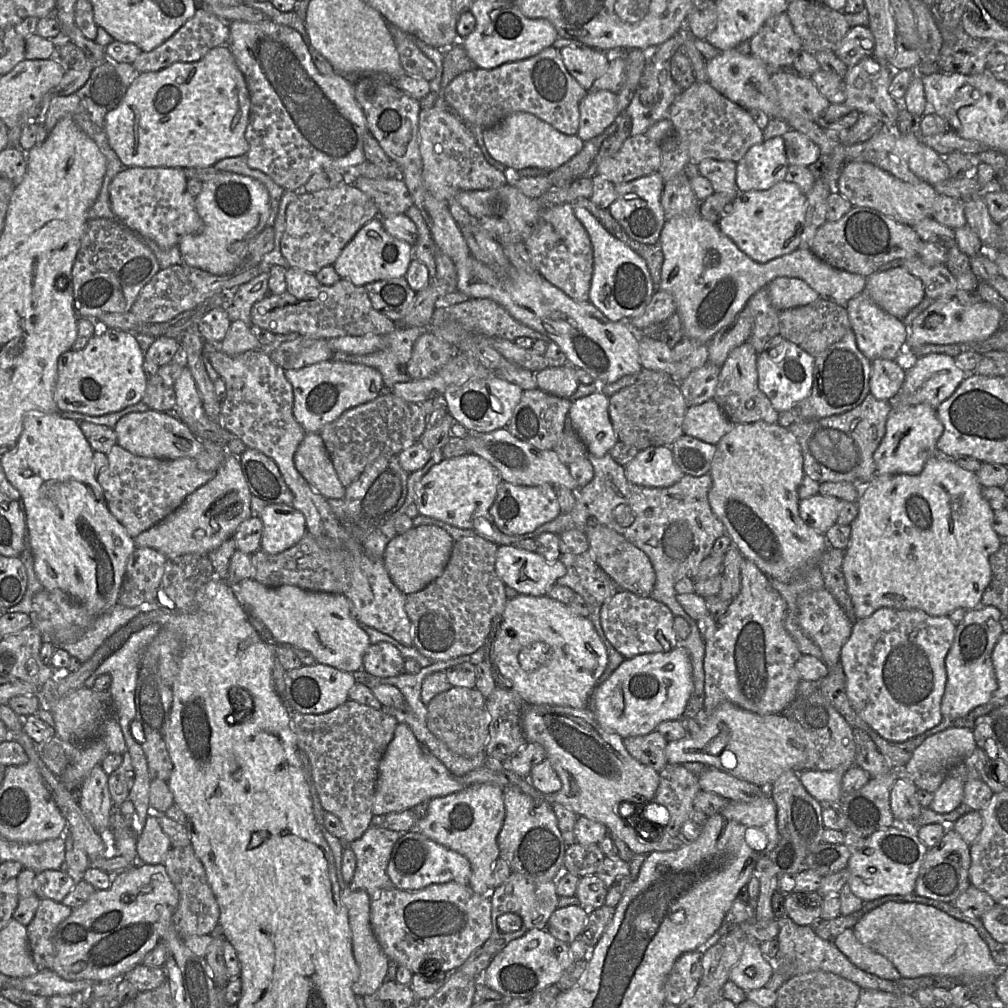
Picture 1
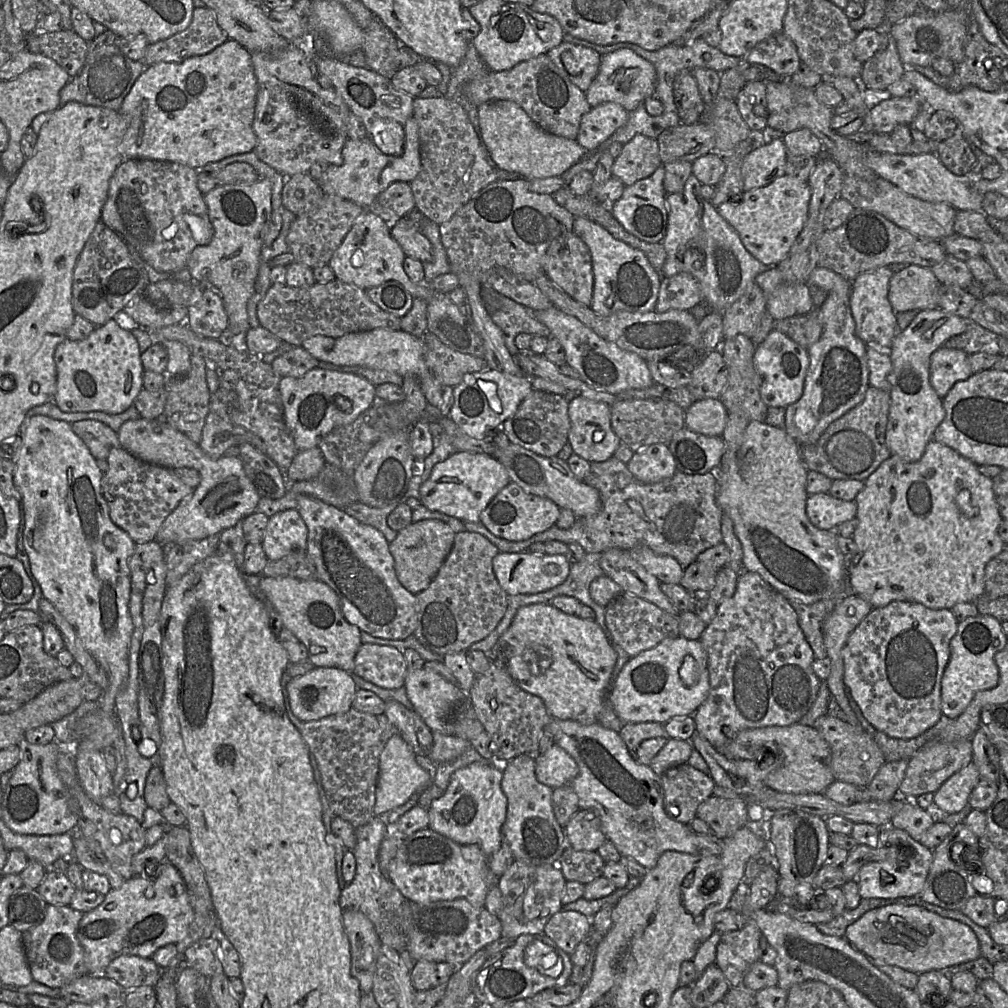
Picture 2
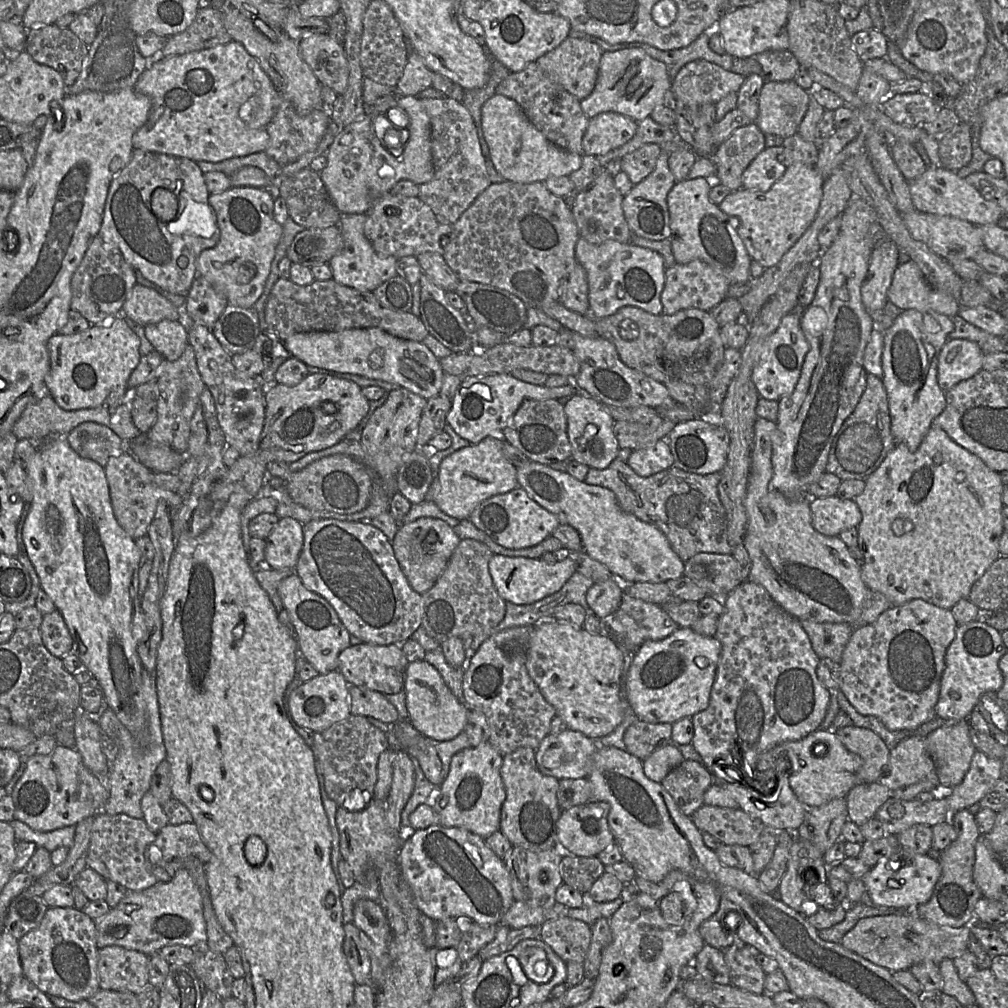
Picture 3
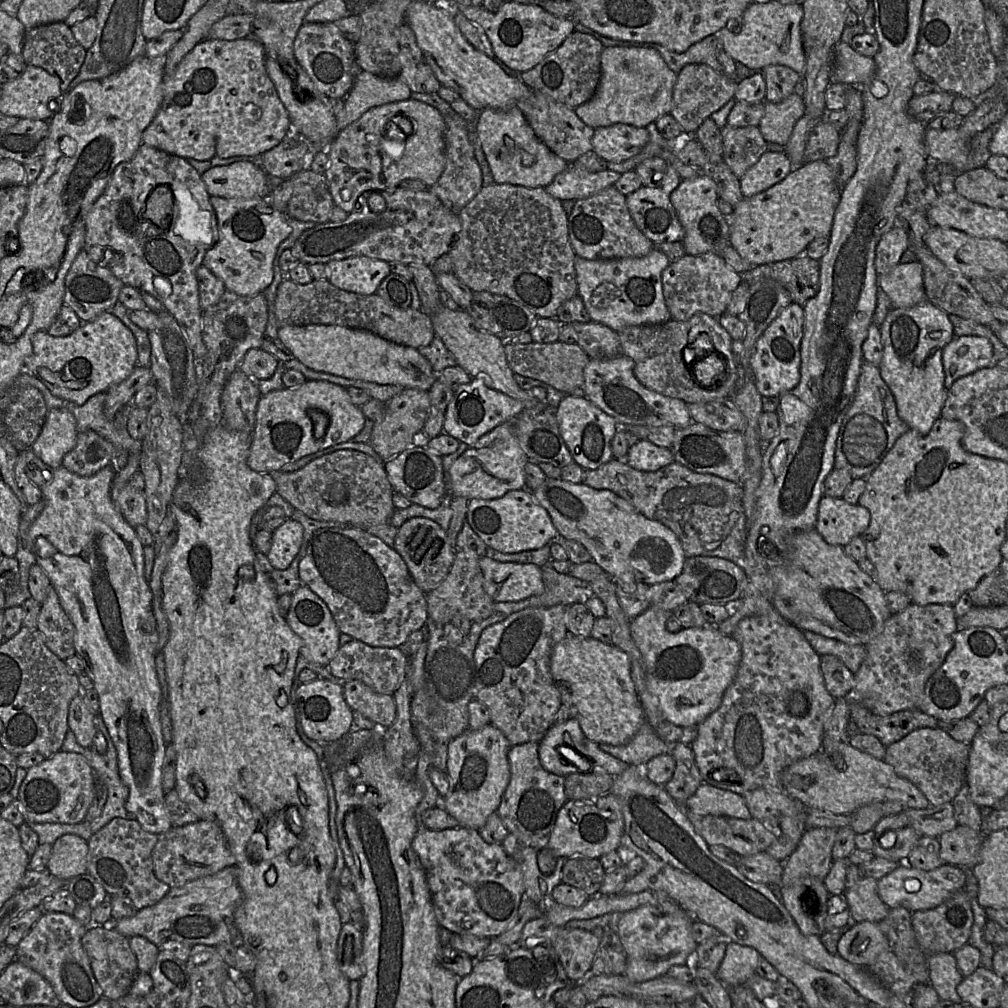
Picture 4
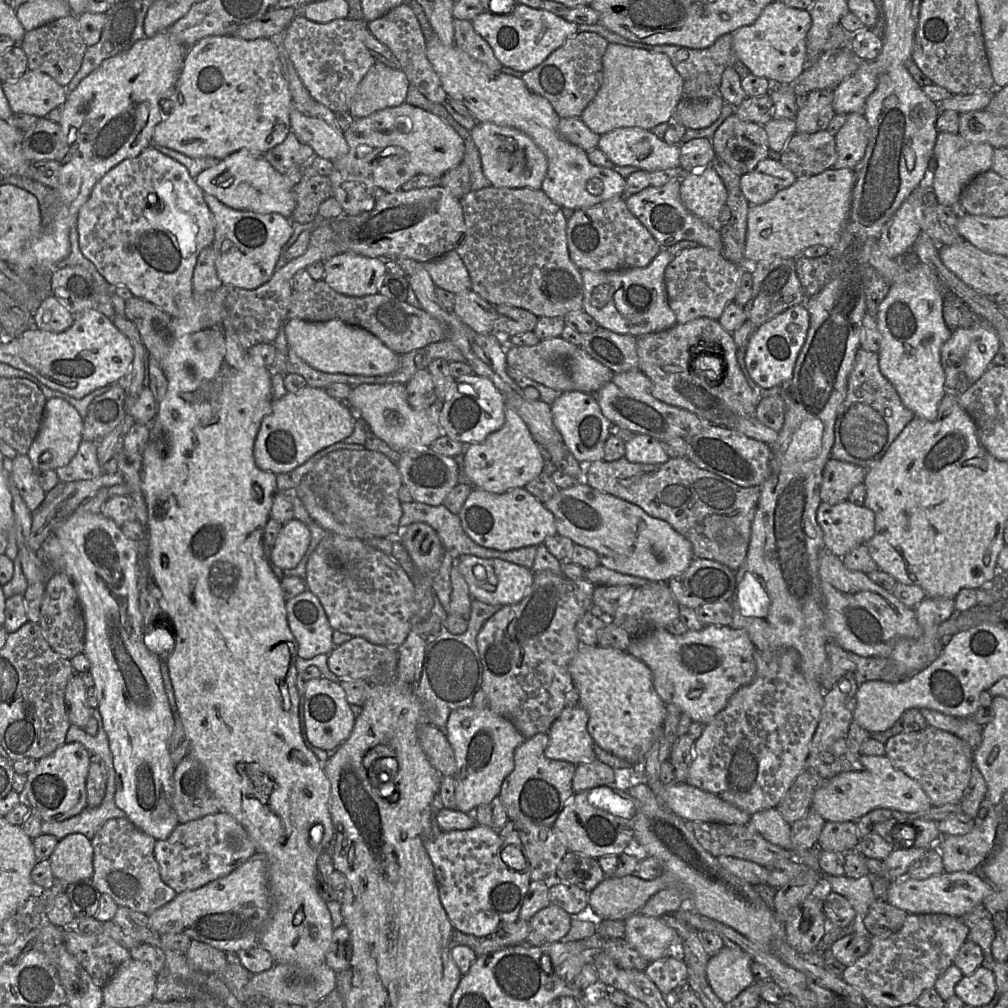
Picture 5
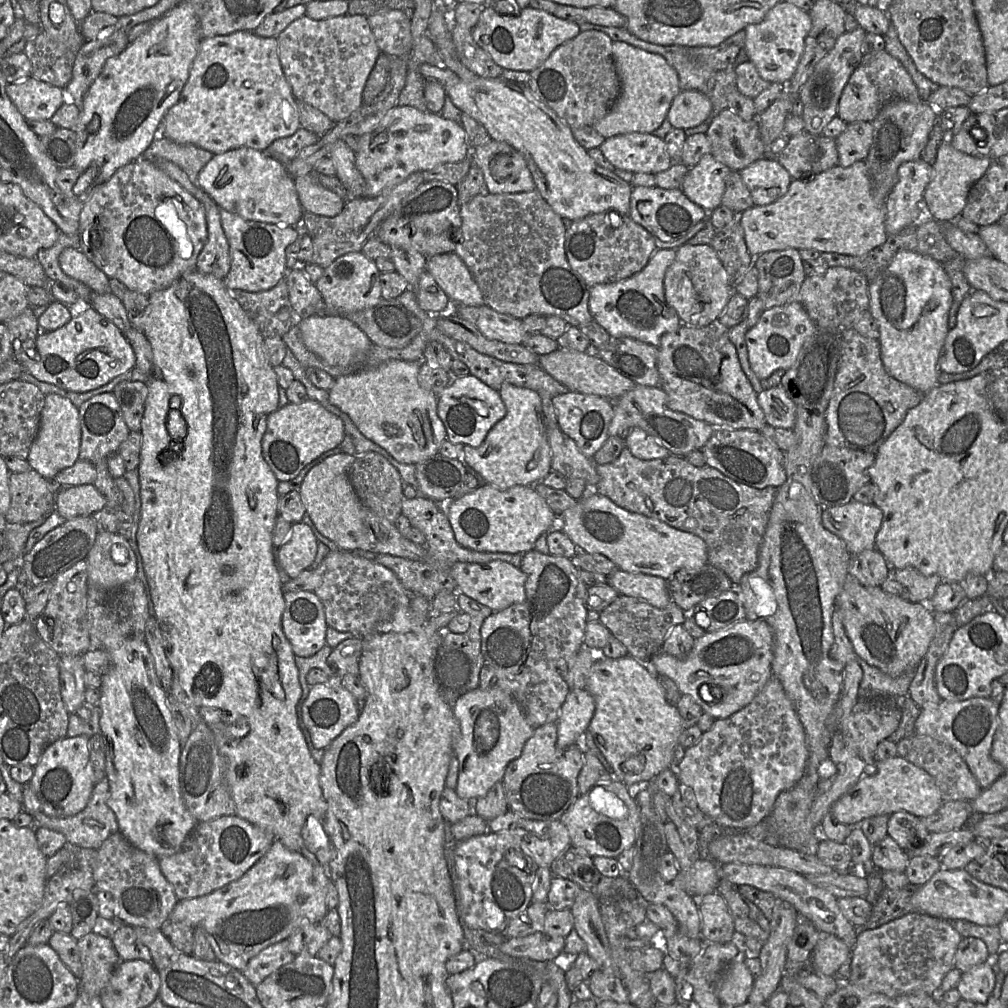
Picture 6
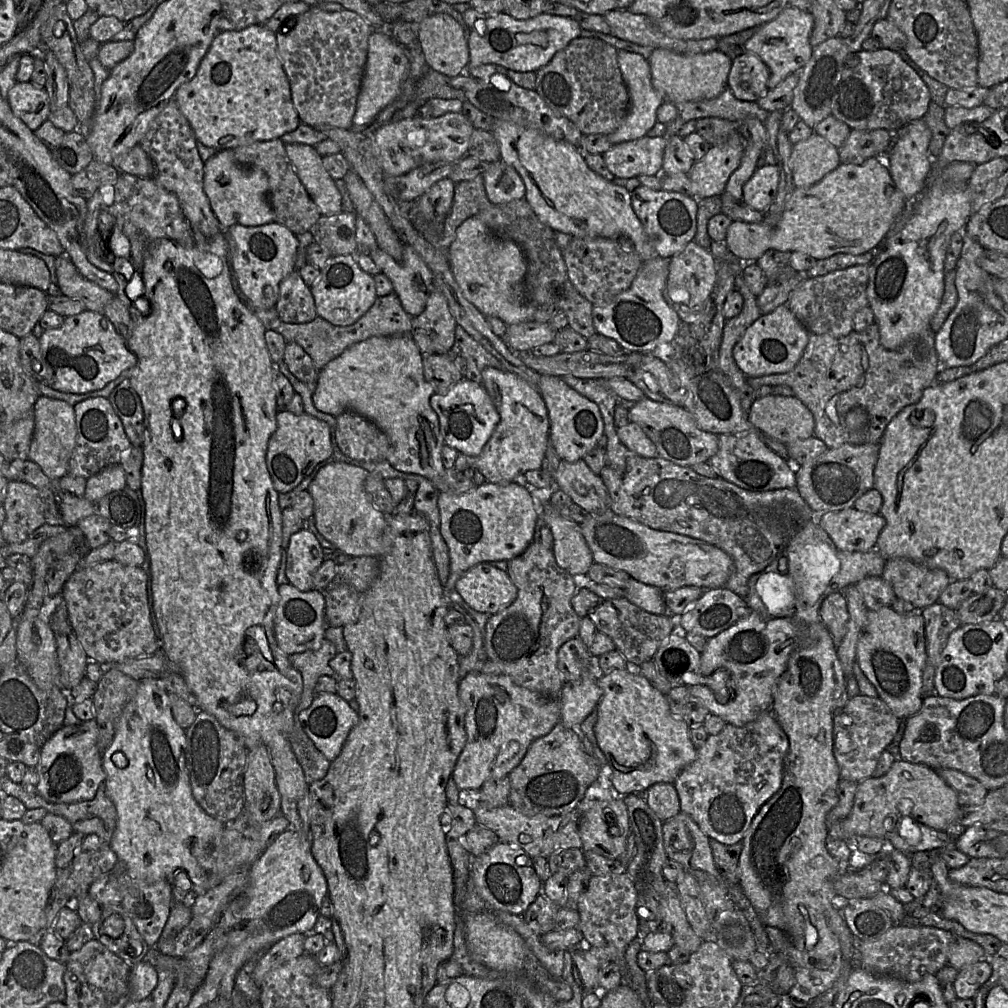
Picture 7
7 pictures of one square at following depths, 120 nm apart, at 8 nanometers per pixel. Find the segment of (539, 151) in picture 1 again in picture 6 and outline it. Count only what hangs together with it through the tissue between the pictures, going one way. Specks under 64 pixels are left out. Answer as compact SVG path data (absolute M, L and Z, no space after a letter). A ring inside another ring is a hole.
M490 140L472 149L490 194L529 192L536 189L523 155L506 142Z

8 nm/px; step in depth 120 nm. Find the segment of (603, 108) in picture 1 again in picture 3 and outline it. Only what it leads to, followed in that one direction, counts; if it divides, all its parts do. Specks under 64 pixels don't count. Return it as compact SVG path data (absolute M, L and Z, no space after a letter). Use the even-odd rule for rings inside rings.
M603 112L589 119L582 138L585 155L607 154L626 142L636 133L637 122L615 112Z

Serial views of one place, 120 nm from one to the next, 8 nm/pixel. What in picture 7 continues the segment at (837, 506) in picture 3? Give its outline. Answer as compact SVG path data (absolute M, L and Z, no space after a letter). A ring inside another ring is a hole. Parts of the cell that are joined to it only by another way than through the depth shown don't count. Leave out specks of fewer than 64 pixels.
M854 507L841 511L817 514L819 526L835 547L846 552L869 552L876 549L879 534L886 525L882 515L856 510Z

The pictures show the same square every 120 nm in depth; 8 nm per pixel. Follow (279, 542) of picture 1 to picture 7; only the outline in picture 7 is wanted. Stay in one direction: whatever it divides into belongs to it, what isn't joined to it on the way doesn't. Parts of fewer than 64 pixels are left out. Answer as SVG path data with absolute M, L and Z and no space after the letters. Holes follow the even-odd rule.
M307 528L294 533L286 549L286 576L297 589L313 589L313 576L324 561L323 548Z

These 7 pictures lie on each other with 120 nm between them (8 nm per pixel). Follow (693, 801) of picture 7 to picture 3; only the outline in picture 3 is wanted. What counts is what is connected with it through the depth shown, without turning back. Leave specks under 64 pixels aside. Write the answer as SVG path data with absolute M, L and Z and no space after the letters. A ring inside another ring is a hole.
M747 579L726 597L722 598L722 601L724 603L725 611L721 616L719 616L717 631L714 635L714 637L722 645L721 656L710 694L709 705L705 710L695 714L691 718L694 727L694 736L691 744L700 754L703 765L713 775L714 783L719 783L721 785L723 782L736 782L744 784L742 782L743 780L732 780L724 776L722 773L719 773L716 769L717 765L722 762L723 765L727 765L730 769L740 769L745 774L754 773L756 771L758 757L761 753L781 743L800 740L809 733L820 729L820 725L829 706L832 692L828 690L818 679L817 667L819 665L820 658L812 649L809 637L803 629L800 621L779 606L762 585Z

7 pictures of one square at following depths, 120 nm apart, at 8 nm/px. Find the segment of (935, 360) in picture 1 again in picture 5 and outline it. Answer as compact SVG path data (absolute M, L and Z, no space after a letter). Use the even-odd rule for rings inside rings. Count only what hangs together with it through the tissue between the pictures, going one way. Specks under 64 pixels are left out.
M985 322L952 332L950 338L941 347L946 391L961 393L973 385L992 365L992 359L1000 345L998 334Z

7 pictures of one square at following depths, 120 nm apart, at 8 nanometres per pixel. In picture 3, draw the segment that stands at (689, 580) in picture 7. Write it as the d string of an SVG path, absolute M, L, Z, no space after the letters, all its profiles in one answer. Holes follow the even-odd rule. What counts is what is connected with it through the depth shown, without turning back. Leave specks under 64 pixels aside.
M530 460L517 467L517 480L527 494L540 506L556 514L559 524L575 528L582 540L582 550L591 558L604 564L613 577L623 583L653 582L661 583L684 576L685 563L672 549L667 537L656 526L644 522L633 514L624 512L619 506L616 495L606 487L586 484L566 471L552 469L549 465Z

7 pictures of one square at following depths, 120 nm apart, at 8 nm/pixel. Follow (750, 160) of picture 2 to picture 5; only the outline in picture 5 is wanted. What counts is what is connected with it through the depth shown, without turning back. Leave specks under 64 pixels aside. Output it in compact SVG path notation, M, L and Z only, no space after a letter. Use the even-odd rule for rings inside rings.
M767 157L760 160L751 171L740 175L740 189L750 205L759 205L792 185L796 179L779 160Z

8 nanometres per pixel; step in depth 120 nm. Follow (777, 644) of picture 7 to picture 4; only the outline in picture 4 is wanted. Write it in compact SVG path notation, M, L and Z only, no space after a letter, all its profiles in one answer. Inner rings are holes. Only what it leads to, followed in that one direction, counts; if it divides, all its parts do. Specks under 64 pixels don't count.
M650 605L630 621L630 631L644 662L647 688L658 699L665 720L685 727L700 724L719 708L725 691L736 676L742 651L739 643L731 635L722 634L713 625L683 628L675 633L669 632L666 629L666 621L671 614L672 612Z

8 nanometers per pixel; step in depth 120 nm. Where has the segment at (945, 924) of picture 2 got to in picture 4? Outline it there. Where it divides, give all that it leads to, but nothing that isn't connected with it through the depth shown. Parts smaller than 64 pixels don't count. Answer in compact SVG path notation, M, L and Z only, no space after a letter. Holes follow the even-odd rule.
M863 921L850 923L837 944L838 954L846 961L868 967L877 957L890 949L888 939L878 923Z

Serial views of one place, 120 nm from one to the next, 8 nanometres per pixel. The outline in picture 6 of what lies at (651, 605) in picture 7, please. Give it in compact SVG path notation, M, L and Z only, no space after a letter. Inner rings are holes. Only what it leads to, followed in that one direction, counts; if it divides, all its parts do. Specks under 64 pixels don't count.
M616 569L607 576L607 584L620 595L641 599L657 608L672 603L667 580L658 576Z

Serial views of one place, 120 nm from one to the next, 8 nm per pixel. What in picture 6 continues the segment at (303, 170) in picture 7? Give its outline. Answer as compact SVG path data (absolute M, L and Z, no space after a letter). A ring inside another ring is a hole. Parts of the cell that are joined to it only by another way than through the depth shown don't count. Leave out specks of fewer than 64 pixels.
M313 172L294 178L300 204L305 212L311 212L325 217L338 215L344 208L346 202L334 192L321 186L315 179Z

